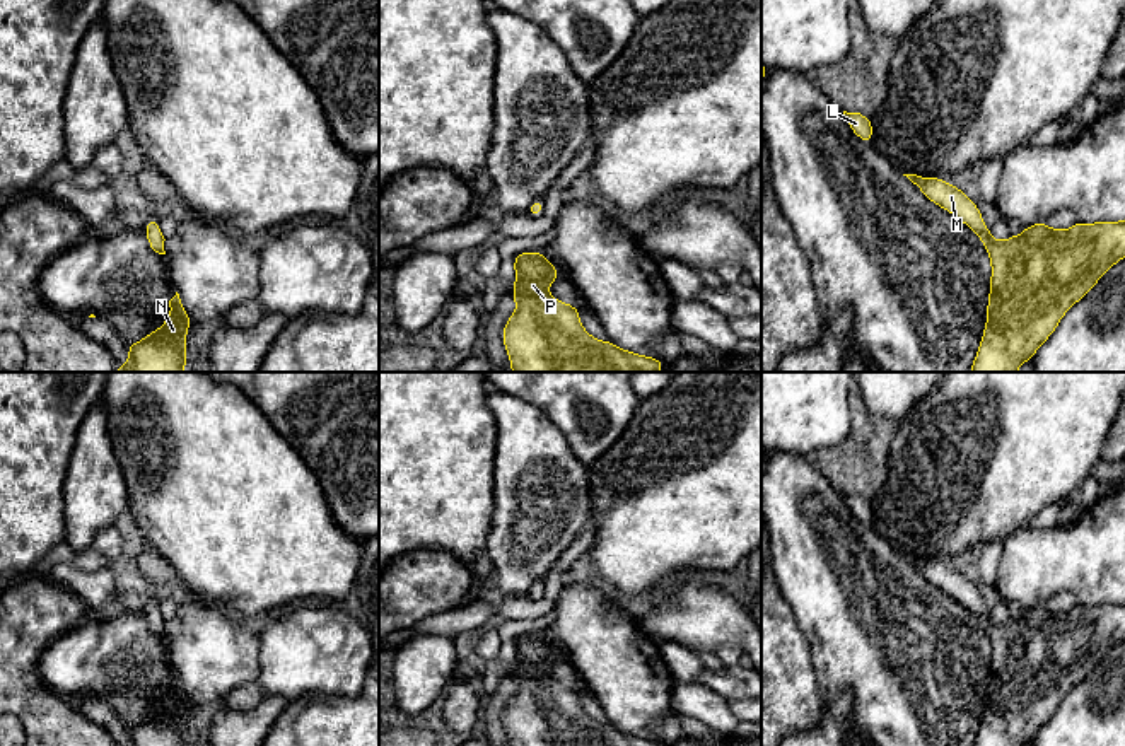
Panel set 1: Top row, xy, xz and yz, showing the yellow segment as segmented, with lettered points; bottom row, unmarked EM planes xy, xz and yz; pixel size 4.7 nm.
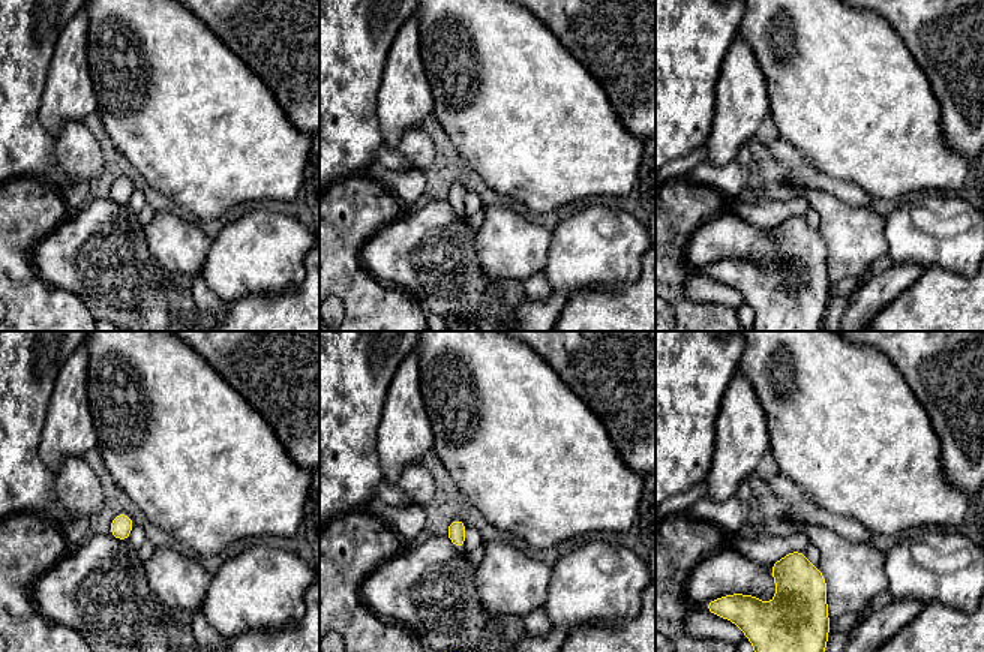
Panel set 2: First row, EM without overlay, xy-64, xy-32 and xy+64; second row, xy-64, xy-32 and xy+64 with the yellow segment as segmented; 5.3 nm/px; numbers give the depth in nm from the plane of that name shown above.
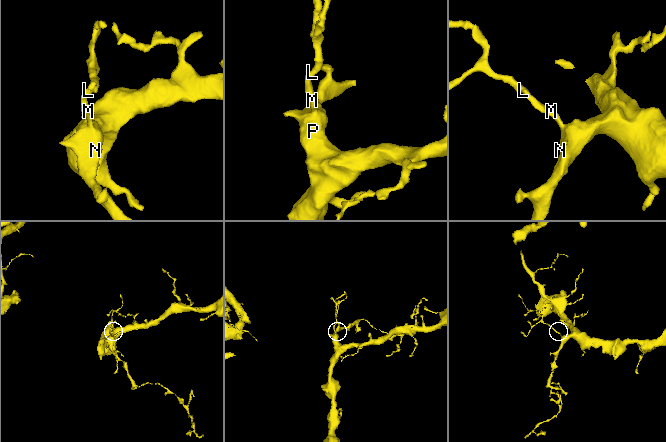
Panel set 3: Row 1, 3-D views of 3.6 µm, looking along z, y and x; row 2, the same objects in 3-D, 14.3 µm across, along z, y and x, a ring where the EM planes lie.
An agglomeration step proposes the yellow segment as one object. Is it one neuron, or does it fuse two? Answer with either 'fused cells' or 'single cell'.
single cell

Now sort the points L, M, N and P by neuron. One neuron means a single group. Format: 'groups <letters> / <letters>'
groups L M N P

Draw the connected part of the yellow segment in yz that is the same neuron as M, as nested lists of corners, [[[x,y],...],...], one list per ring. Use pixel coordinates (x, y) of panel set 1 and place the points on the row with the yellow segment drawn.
[[[906,176],[932,203],[966,224],[985,246],[990,263],[988,319],[970,372],[1016,372],[1057,329],[1062,316],[1079,302],[1098,280],[1125,258],[1125,222],[1075,222],[1067,230],[1053,230],[1046,222],[1024,227],[1023,234],[995,242],[980,208],[965,191],[941,178]]]

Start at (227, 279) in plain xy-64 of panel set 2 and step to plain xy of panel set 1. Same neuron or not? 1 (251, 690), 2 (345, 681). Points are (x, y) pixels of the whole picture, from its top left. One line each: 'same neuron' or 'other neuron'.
1: other neuron
2: same neuron

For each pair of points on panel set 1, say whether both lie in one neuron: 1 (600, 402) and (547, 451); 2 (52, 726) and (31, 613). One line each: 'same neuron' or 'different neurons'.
1: different neurons
2: same neuron

